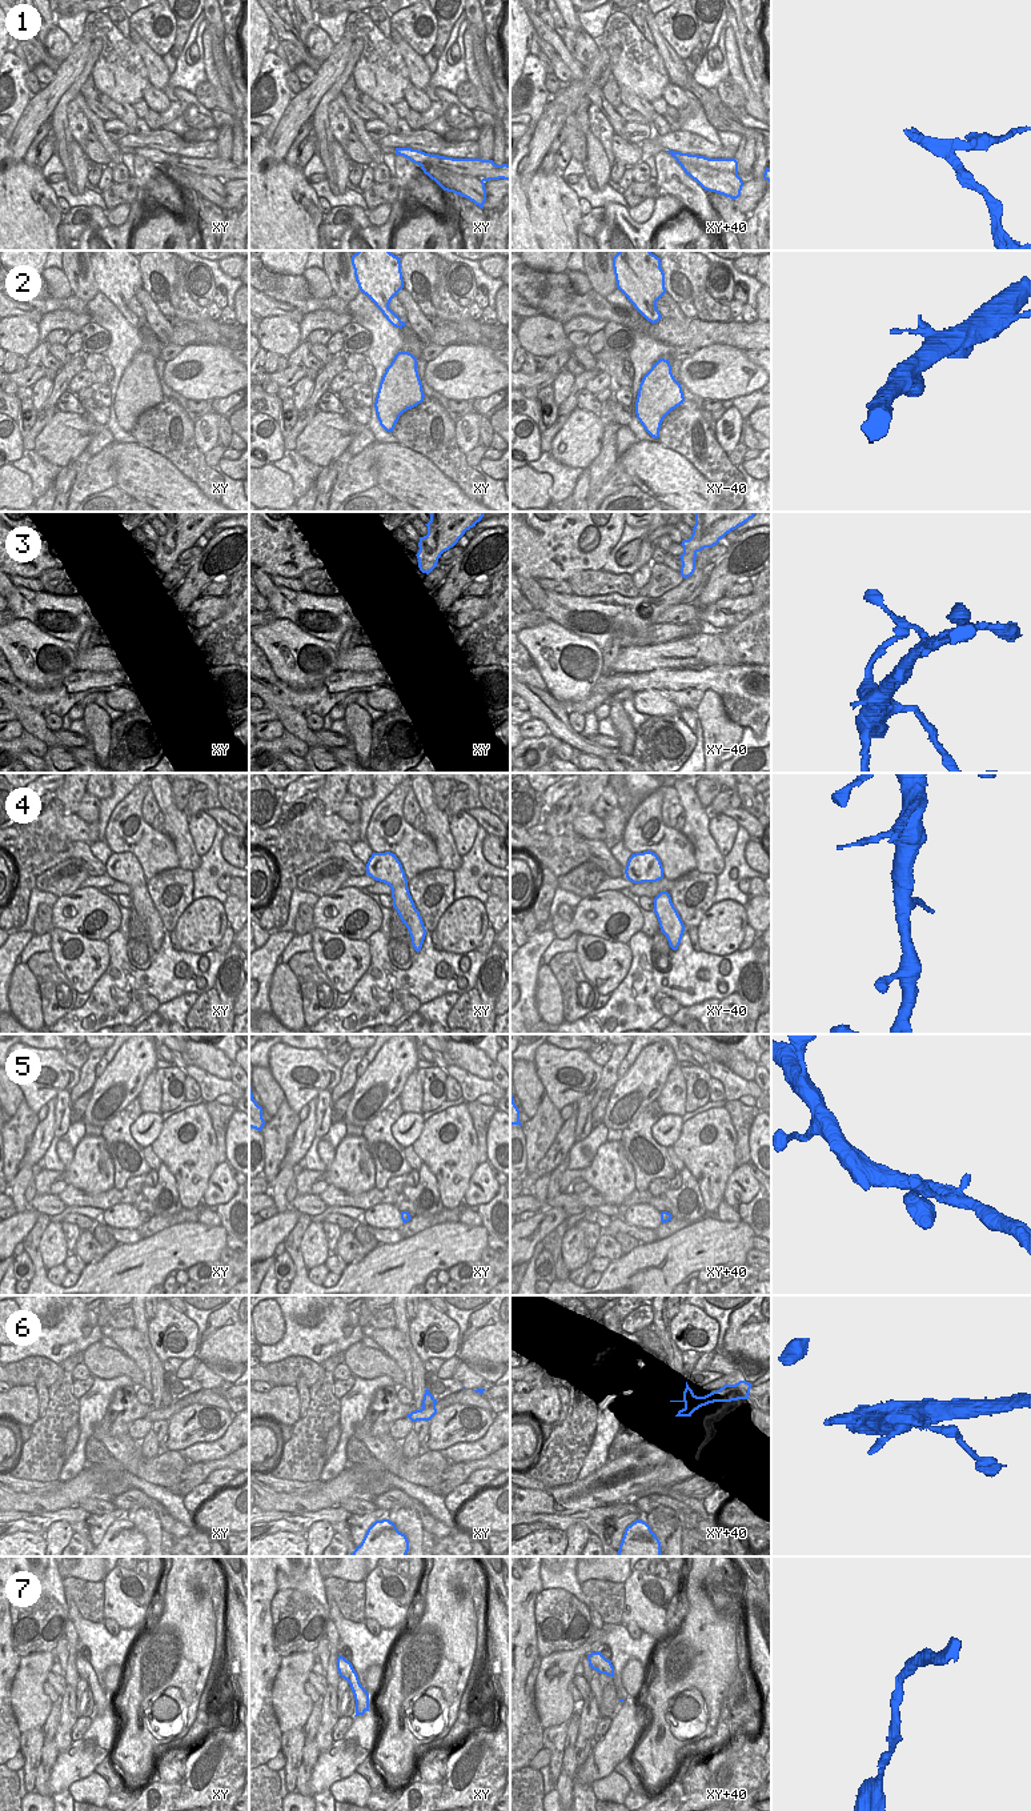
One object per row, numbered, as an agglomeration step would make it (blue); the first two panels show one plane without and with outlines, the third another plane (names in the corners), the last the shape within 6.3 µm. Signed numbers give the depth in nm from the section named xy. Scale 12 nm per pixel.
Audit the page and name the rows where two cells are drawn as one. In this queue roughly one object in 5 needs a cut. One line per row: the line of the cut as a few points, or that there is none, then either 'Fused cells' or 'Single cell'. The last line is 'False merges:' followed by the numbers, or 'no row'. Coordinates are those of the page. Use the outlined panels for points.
1: Split along xy (421, 164), (466, 164), (458, 172), (482, 181). Fused cells
2: No split. Single cell
3: No split. Single cell
4: No split. Single cell
5: No split. Single cell
6: No split. Single cell
7: No split. Single cell
False merges: 1

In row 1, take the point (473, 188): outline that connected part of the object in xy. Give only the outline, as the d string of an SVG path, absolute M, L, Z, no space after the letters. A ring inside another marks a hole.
M424 164L421 169L444 191L466 197L484 209L486 201L485 183L478 177L458 173L462 169L469 169L469 164L456 164L454 167L445 168Z

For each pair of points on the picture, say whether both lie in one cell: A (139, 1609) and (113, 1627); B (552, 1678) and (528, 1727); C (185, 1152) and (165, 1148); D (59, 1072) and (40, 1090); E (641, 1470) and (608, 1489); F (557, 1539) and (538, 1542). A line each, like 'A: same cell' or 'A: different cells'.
A: different cells
B: different cells
C: same cell
D: same cell
E: same cell
F: same cell

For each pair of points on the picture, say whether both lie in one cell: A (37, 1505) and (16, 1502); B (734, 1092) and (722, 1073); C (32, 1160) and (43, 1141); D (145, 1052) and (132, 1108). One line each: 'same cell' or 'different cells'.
A: same cell
B: same cell
C: same cell
D: different cells

